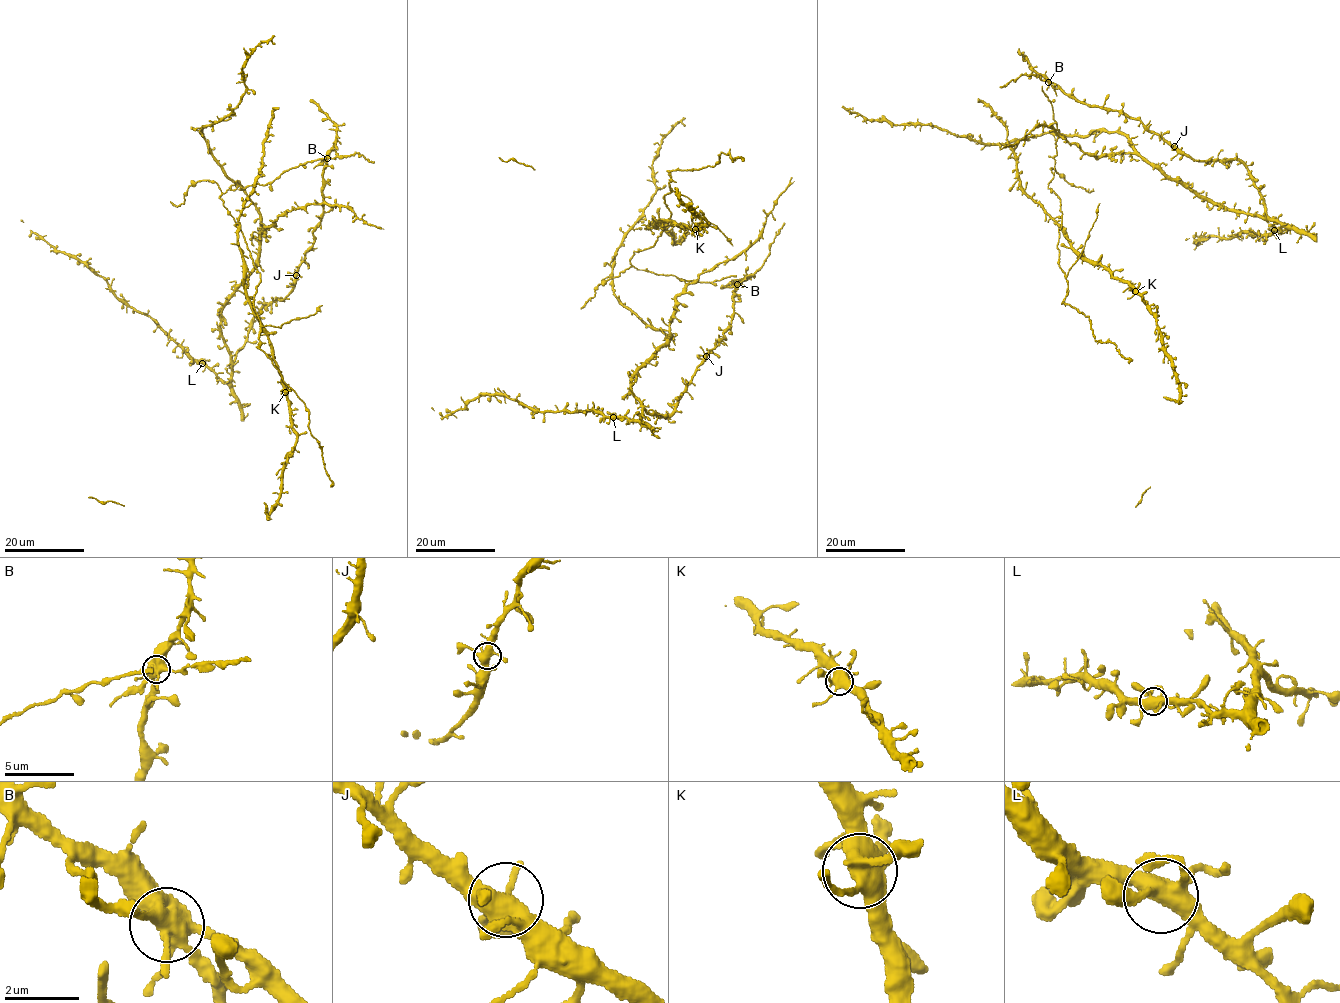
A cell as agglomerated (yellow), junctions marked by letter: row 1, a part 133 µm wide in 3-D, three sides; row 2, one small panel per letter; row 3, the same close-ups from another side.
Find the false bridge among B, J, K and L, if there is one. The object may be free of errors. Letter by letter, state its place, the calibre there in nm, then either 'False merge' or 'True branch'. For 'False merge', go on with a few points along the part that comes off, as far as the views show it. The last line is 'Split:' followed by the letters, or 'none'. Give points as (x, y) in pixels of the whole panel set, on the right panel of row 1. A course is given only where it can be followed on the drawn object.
B: Place: (1048, 82). Thickness 550 nm. False merge. Course of the part to remove: (1049, 82), (1041, 77), (1025, 74), (999, 87)
J: Place: (1174, 146). Thickness 480 nm. True branch
K: Place: (1135, 291). Thickness 500 nm. True branch
L: Place: (1274, 230). Thickness 460 nm. True branch
Split: B

